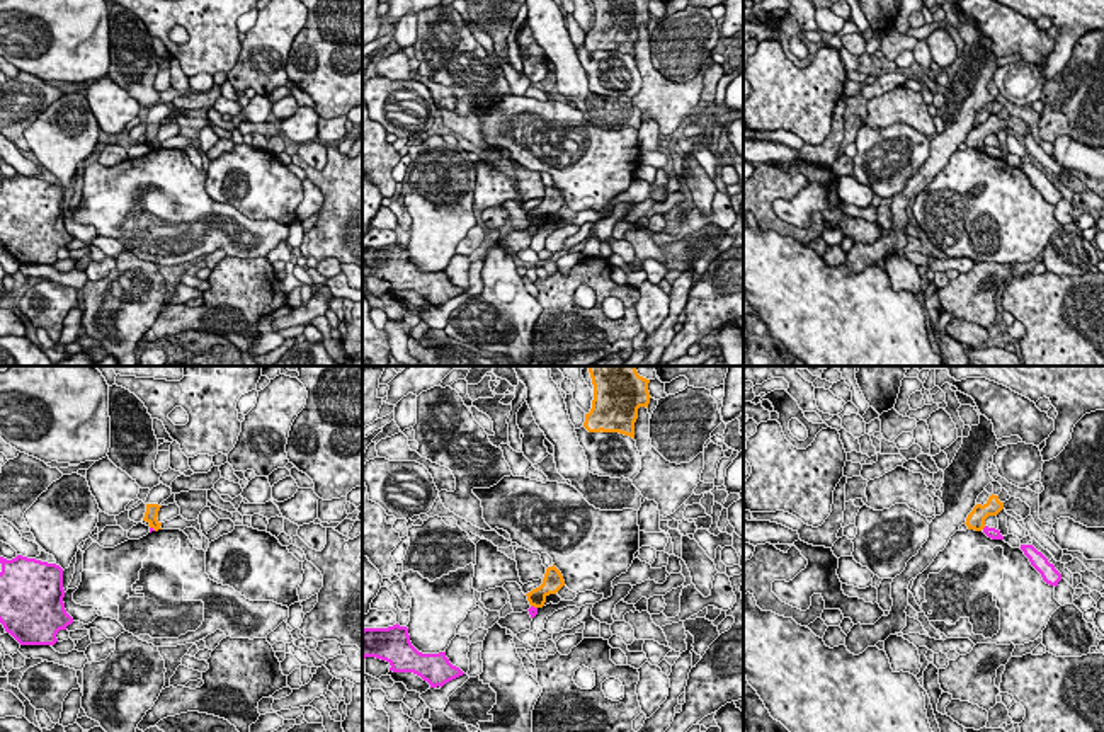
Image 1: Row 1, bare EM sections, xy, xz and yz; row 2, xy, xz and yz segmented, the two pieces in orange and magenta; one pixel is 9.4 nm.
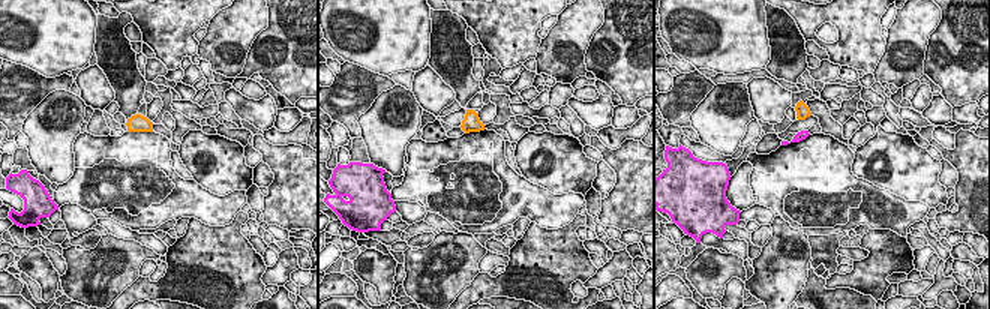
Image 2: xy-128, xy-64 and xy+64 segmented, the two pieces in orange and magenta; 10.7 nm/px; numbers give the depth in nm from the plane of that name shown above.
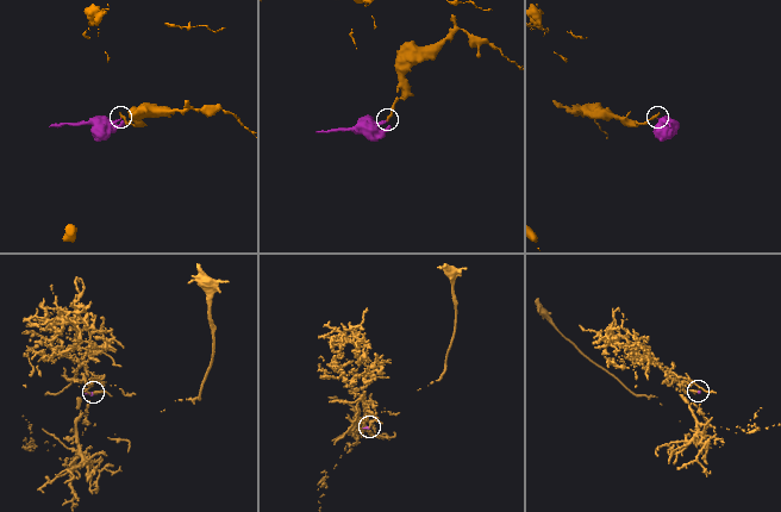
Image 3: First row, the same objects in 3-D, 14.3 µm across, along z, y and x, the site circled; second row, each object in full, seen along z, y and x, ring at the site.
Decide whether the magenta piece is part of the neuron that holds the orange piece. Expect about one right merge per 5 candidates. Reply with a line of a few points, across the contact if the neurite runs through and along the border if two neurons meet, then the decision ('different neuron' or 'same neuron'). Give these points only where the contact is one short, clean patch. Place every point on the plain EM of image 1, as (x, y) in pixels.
line xz (531, 223), (536, 227); different neuron

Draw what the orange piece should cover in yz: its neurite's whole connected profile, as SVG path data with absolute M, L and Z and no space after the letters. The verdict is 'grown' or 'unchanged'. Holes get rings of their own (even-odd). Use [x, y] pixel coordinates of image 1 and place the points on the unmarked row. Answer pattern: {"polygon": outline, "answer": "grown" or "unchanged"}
{"polygon": "M990 114L988 119L982 124L976 123L966 136L968 148L982 150L985 146L985 138L988 134L997 134L1004 128L1004 121L999 119L999 114Z", "answer": "unchanged"}

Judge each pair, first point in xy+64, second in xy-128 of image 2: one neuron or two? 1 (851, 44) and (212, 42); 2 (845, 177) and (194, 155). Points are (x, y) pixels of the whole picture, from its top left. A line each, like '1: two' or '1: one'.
1: two
2: two

